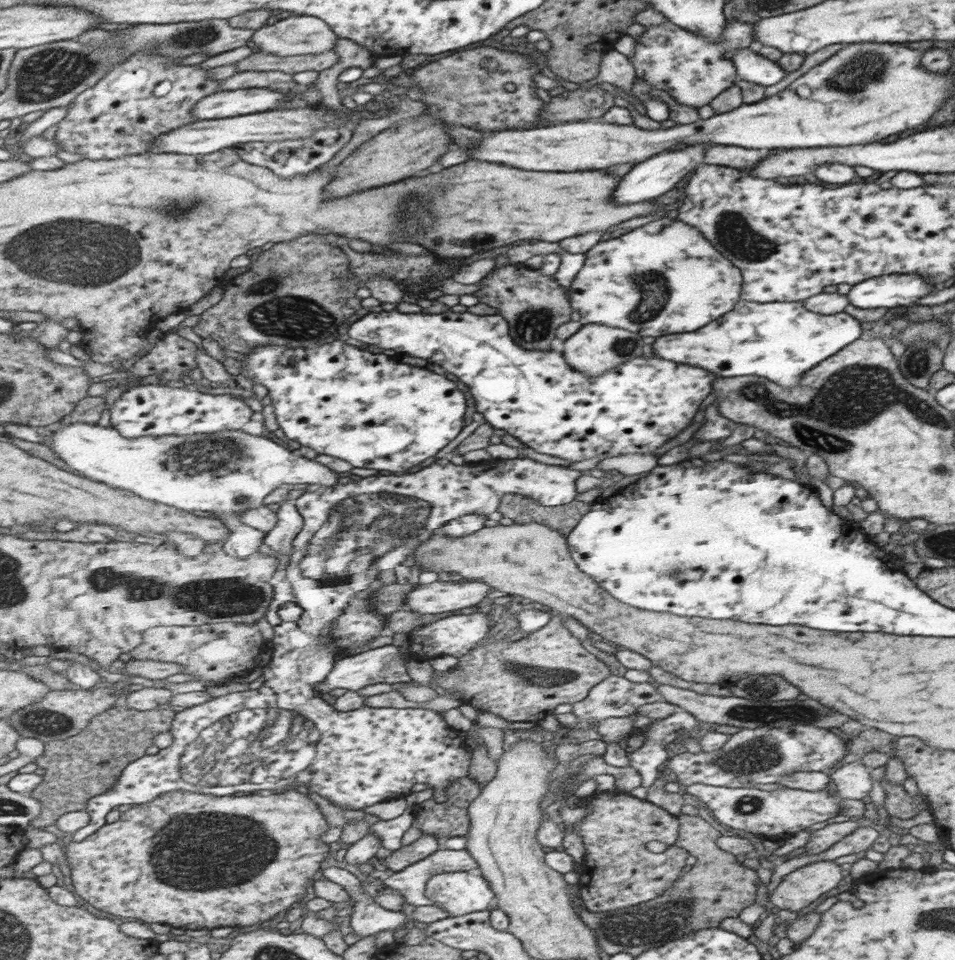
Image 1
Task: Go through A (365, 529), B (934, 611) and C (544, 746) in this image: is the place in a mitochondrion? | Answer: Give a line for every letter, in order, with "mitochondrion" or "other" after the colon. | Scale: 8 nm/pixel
A: mitochondrion
B: other
C: other

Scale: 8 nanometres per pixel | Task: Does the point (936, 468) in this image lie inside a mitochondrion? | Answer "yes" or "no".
yes

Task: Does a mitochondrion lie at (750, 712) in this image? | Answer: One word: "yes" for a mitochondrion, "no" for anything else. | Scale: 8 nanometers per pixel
yes

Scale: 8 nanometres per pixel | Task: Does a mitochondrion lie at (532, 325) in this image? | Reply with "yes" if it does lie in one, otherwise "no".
yes

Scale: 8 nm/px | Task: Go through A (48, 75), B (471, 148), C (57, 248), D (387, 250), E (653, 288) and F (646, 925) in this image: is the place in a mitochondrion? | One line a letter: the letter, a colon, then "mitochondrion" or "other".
A: mitochondrion
B: other
C: mitochondrion
D: other
E: mitochondrion
F: mitochondrion

